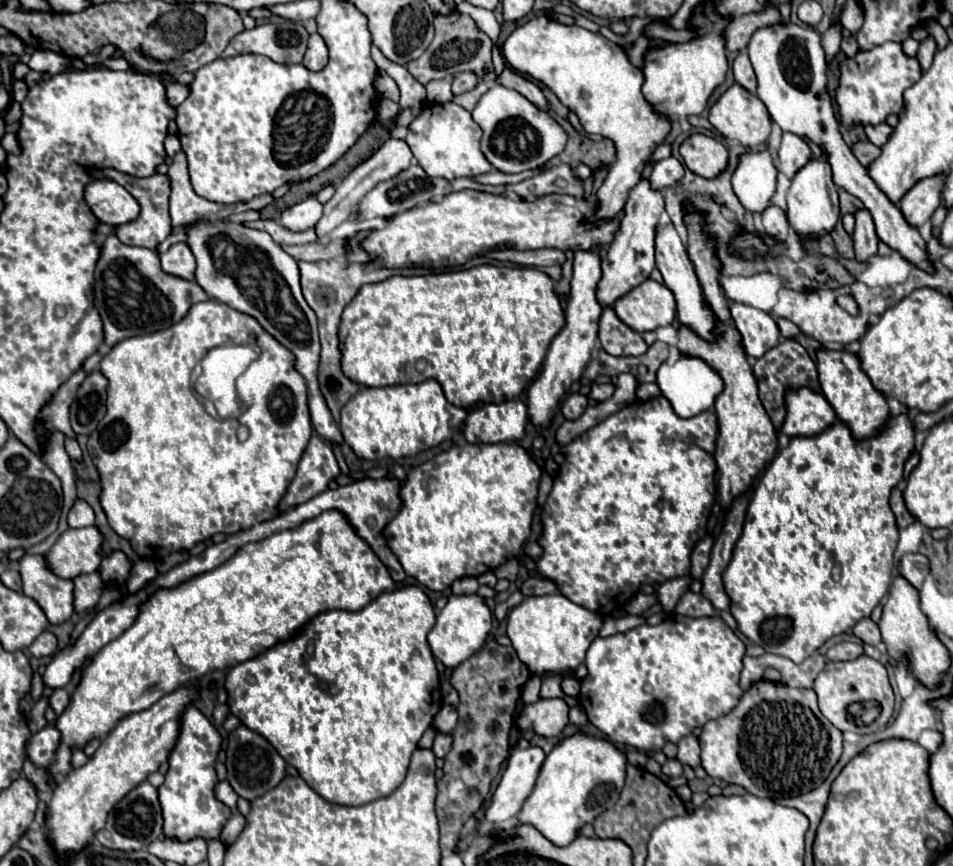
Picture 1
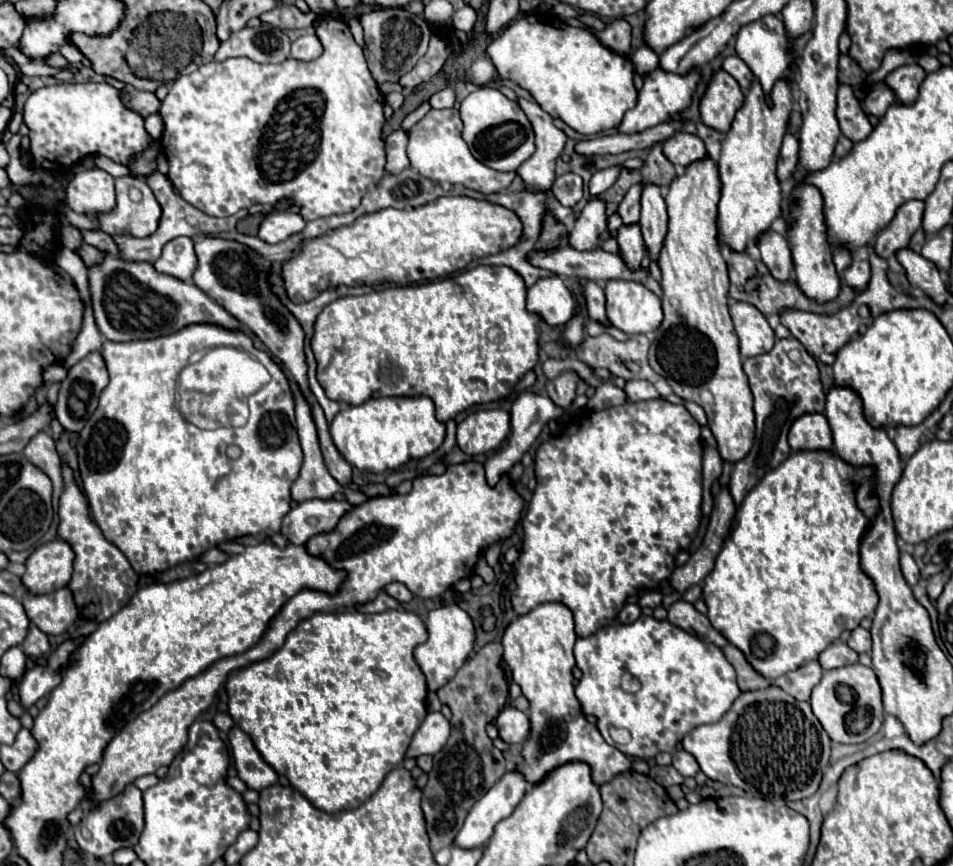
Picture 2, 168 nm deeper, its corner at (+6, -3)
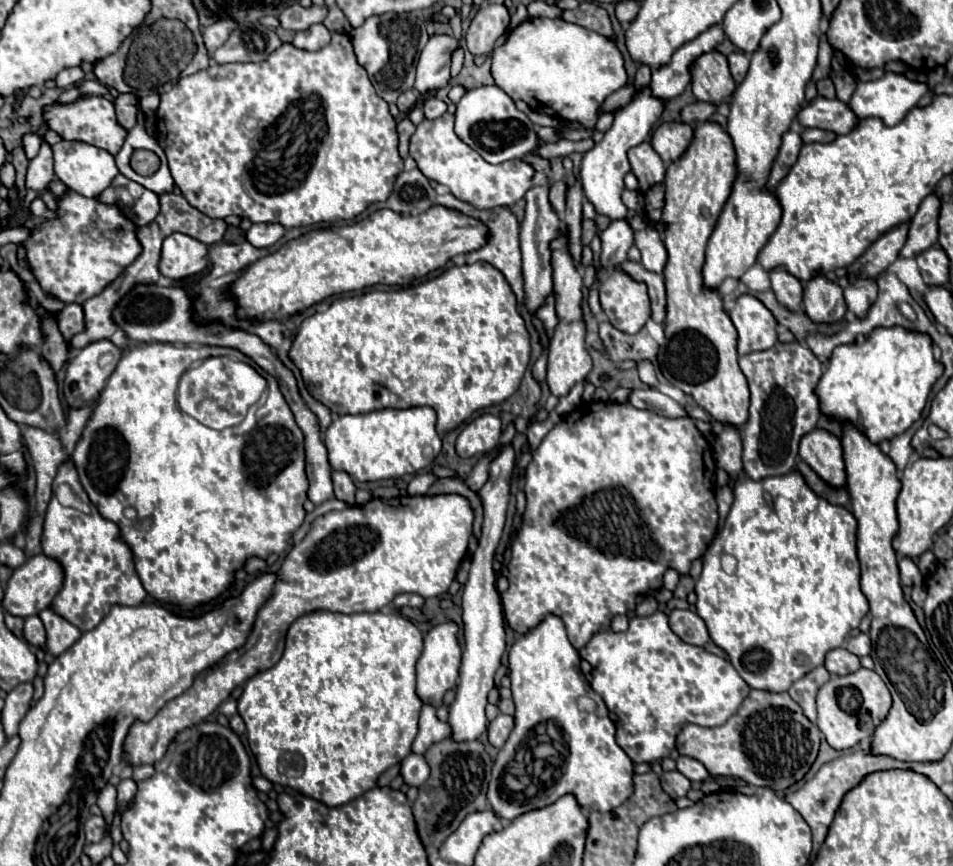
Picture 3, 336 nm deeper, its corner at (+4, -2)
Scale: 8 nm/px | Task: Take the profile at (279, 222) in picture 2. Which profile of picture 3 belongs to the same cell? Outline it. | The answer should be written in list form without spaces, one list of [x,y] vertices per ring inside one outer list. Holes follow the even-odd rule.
[[[257,223],[257,225],[251,225],[251,229],[245,233],[245,237],[253,247],[271,247],[275,241],[279,241],[283,237],[283,233],[285,233],[285,229],[281,225]]]

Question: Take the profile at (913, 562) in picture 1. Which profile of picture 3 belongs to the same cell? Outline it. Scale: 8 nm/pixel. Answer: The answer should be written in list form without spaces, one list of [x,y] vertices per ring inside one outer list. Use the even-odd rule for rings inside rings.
[[[897,557],[897,567],[899,567],[899,577],[901,585],[917,585],[923,581],[923,575],[919,573],[917,565],[909,557]]]

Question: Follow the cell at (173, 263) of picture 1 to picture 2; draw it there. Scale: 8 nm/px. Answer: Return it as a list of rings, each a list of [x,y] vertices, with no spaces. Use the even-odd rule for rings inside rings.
[[[181,236],[181,238],[175,238],[173,242],[167,242],[163,246],[159,260],[153,266],[161,274],[169,274],[169,276],[175,276],[183,282],[191,282],[193,270],[197,266],[193,240]]]

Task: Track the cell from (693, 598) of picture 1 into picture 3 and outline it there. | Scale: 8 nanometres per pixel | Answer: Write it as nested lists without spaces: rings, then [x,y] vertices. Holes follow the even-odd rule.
[[[675,609],[669,615],[669,627],[673,629],[673,633],[683,639],[689,645],[705,645],[709,641],[709,633],[707,627],[703,623],[703,619],[687,609]]]

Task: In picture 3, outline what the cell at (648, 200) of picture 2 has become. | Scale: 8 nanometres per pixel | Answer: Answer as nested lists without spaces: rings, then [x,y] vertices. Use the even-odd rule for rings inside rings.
[[[647,139],[629,149],[629,163],[639,179],[639,191],[647,191],[647,187],[661,183],[665,177],[665,165]]]

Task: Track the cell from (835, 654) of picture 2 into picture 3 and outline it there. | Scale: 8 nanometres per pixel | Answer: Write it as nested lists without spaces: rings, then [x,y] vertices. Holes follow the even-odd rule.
[[[833,649],[831,653],[827,653],[827,659],[825,659],[825,669],[831,673],[831,675],[849,675],[853,671],[857,671],[861,665],[859,665],[859,657],[855,657],[853,653],[847,653],[847,649]]]

